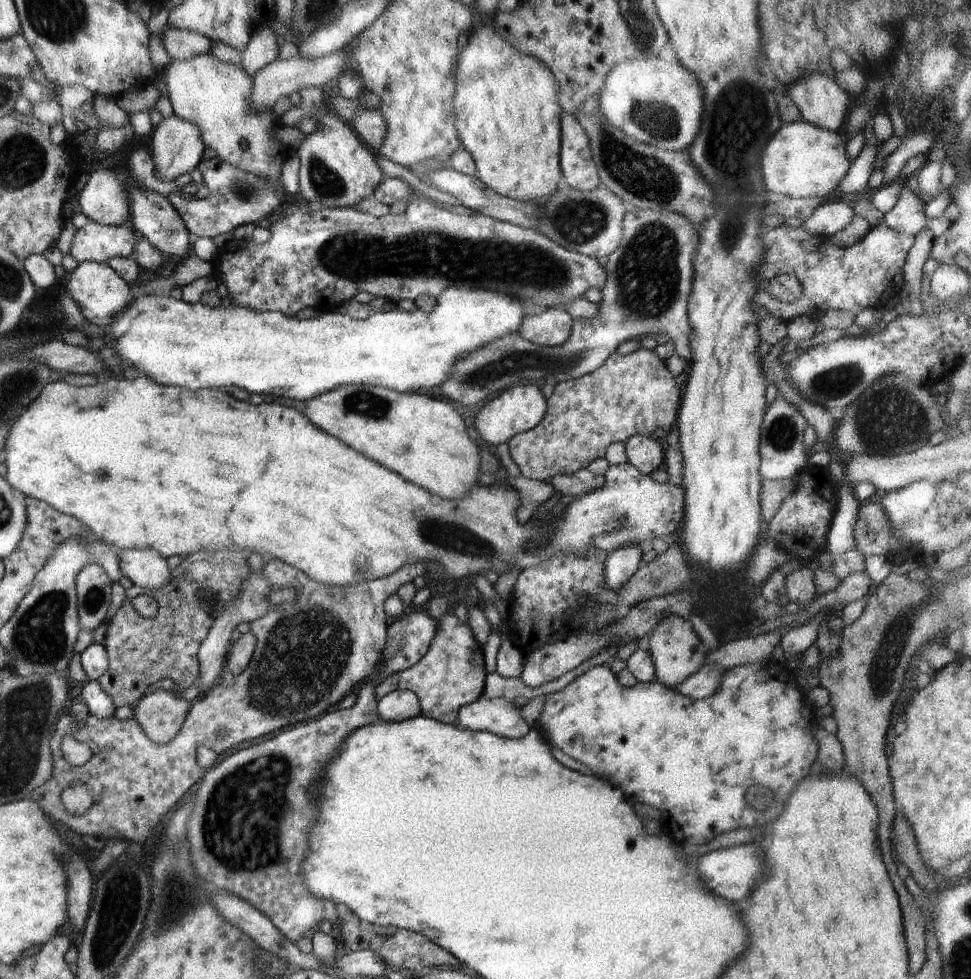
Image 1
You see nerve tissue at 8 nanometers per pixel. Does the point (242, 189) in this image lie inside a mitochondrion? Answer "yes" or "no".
yes

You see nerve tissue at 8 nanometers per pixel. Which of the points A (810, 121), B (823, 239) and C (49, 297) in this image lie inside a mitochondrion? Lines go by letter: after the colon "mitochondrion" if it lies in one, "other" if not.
A: other
B: other
C: other

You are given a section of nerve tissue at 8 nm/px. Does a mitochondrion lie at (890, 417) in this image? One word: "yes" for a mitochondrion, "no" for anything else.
yes

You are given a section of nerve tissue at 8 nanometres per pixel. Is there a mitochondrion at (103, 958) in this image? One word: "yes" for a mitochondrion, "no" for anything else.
yes

